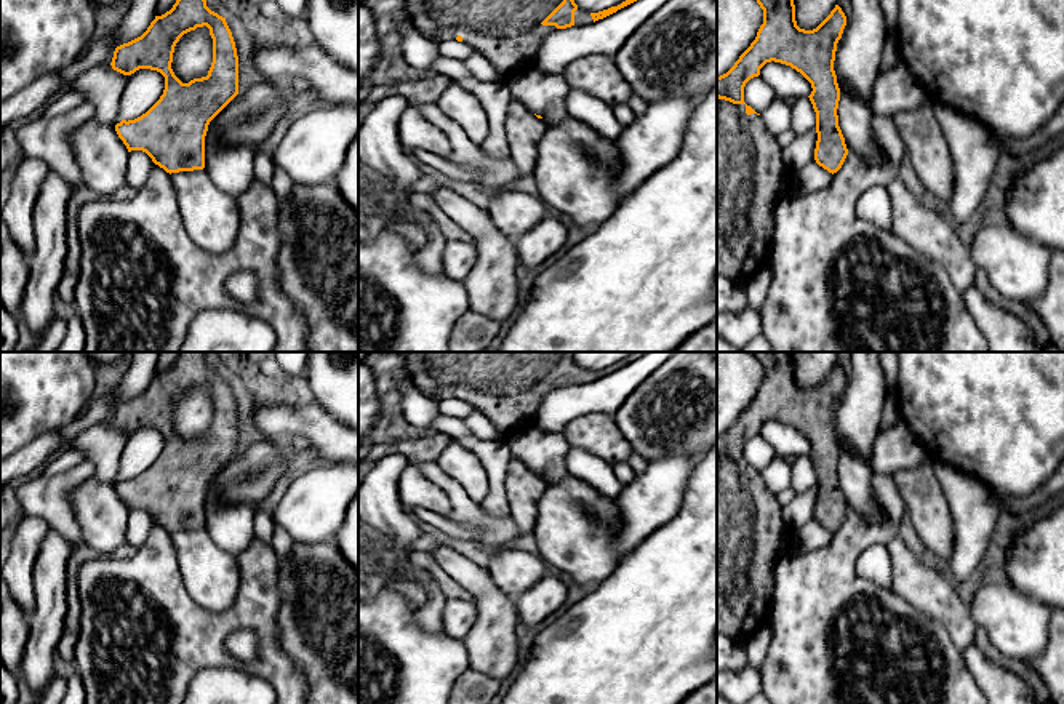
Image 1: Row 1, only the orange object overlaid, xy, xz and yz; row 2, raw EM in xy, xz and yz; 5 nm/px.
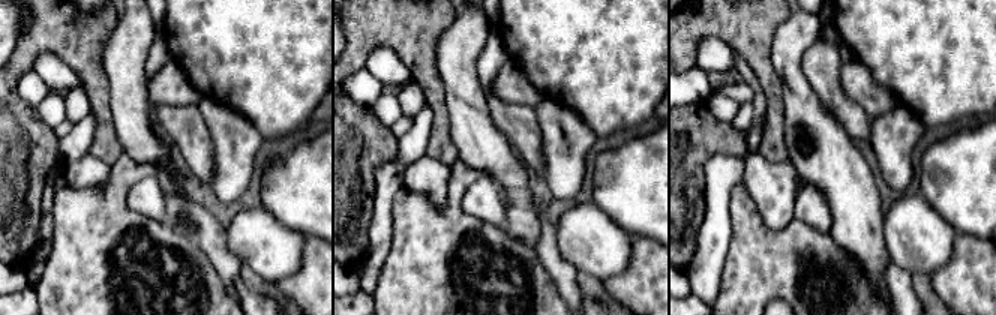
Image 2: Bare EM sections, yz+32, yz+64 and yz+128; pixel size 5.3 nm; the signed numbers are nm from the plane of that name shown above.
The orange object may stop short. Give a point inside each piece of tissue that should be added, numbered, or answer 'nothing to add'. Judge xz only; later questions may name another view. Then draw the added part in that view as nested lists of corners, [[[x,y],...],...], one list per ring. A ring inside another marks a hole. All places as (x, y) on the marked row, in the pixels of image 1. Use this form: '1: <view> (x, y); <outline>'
1: xz (509, 34); [[[406,0],[414,21],[429,32],[437,43],[462,37],[477,53],[485,56],[501,77],[512,78],[530,67],[542,40],[555,26],[541,22],[563,0]]]

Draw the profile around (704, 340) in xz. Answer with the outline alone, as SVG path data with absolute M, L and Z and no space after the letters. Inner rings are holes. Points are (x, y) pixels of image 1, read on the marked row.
M717 318L693 333L672 352L717 352Z

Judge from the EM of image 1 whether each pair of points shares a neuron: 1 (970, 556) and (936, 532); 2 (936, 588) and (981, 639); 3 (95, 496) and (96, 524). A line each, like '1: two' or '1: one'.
1: two
2: two
3: one

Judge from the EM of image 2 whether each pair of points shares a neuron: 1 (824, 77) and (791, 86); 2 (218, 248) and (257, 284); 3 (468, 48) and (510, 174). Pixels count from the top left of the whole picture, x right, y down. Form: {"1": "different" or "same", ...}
{"1": "different", "2": "different", "3": "same"}

